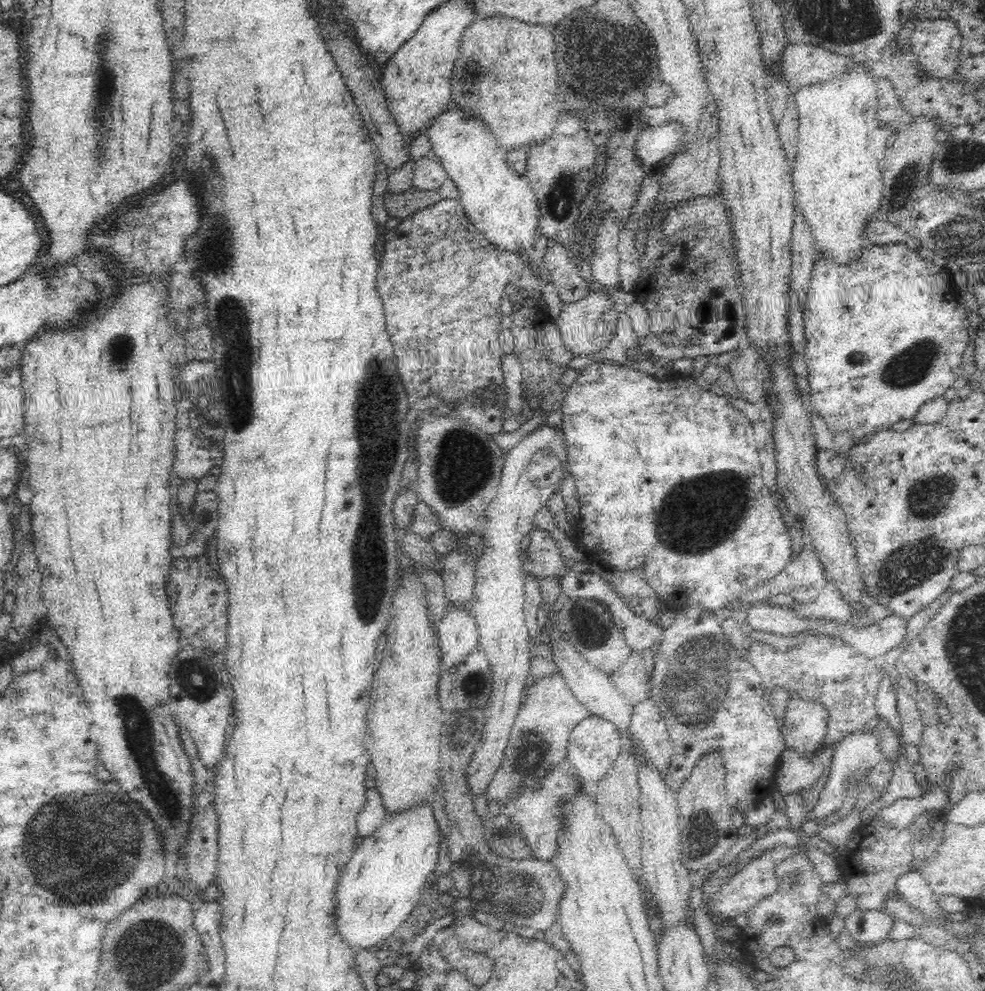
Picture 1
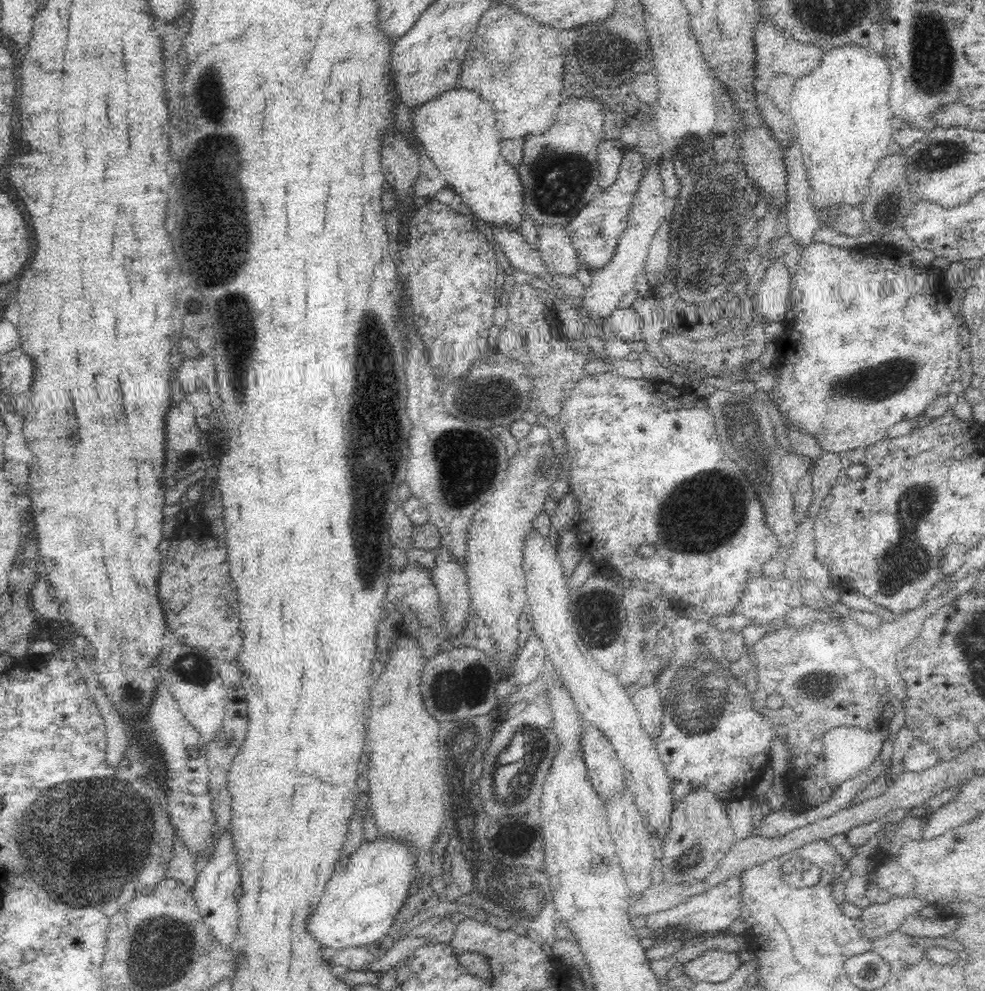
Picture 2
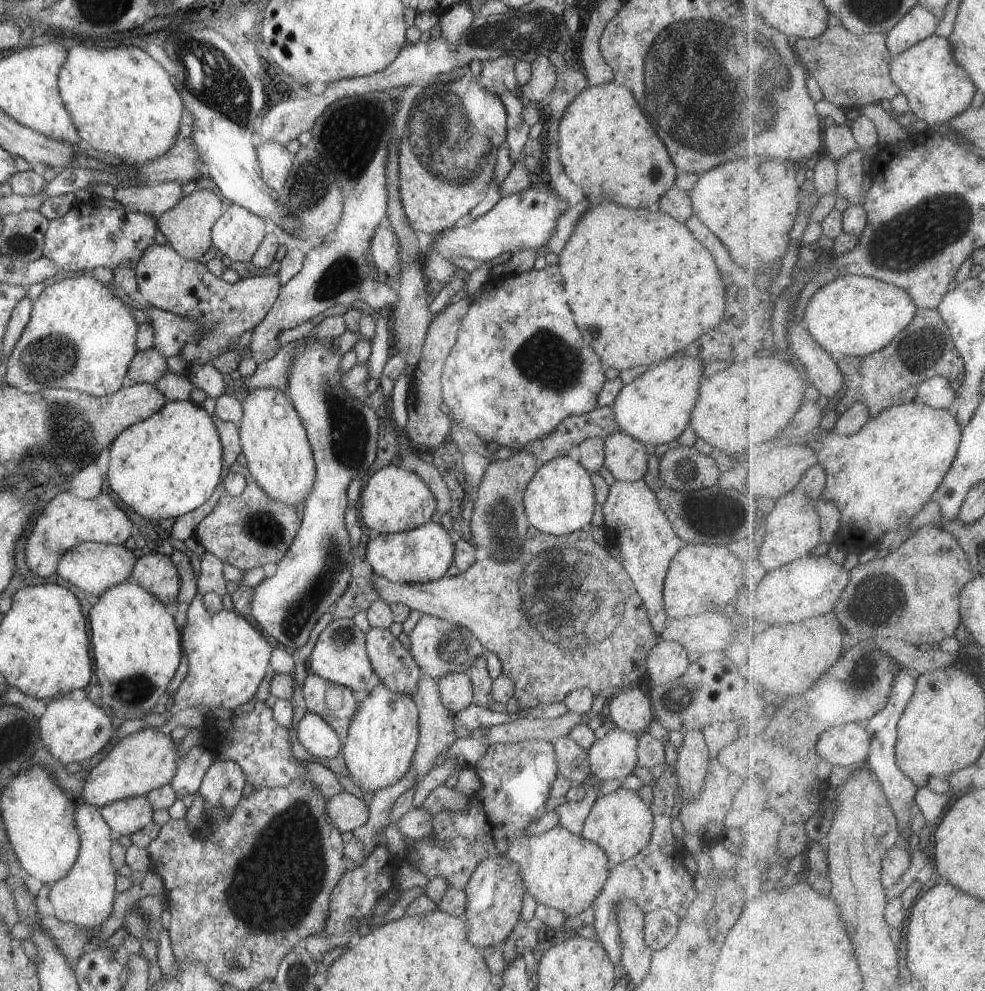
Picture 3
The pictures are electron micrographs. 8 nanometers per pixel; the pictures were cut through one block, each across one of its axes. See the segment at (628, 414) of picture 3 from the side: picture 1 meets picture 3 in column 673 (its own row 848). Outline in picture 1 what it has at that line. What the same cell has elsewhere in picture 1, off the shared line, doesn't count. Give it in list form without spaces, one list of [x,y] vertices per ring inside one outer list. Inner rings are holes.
[[[430,802],[390,813],[366,838],[344,866],[336,886],[334,923],[341,938],[352,946],[368,949],[391,938],[414,910],[422,890],[438,864],[440,828]]]

